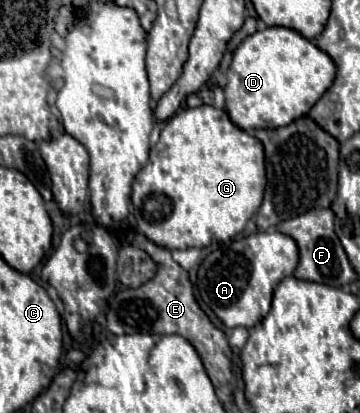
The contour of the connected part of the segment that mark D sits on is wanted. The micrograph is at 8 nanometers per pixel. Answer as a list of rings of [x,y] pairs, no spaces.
[[[272,26],[248,36],[234,52],[224,88],[226,110],[242,130],[280,128],[310,112],[336,78],[334,60],[292,28]]]

